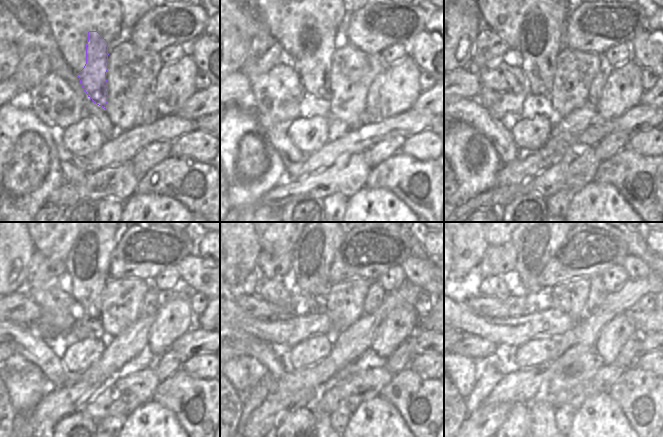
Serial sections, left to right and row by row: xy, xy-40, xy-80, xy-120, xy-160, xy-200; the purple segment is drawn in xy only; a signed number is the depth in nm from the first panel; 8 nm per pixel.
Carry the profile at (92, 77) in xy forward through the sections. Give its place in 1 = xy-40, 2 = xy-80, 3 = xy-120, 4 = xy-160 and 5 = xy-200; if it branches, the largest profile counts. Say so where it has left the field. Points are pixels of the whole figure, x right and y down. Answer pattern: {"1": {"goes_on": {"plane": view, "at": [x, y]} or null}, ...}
{"1": {"goes_on": {"plane": "xy-40", "at": [317, 44]}}, "2": {"goes_on": {"plane": "xy-80", "at": [541, 40]}}, "3": {"goes_on": {"plane": "xy-120", "at": [88, 265]}}, "4": {"goes_on": {"plane": "xy-160", "at": [313, 254]}}, "5": {"goes_on": {"plane": "xy-200", "at": [539, 242]}}}

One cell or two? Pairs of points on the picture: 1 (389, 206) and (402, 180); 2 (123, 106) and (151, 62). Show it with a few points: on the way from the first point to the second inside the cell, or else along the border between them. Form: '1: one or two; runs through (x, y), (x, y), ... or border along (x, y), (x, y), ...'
1: two; border along (372, 188), (386, 188), (390, 190), (412, 210)
2: one; runs through (125, 95), (127, 86), (140, 73)

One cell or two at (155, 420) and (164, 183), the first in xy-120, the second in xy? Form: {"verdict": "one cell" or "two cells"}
{"verdict": "two cells"}

